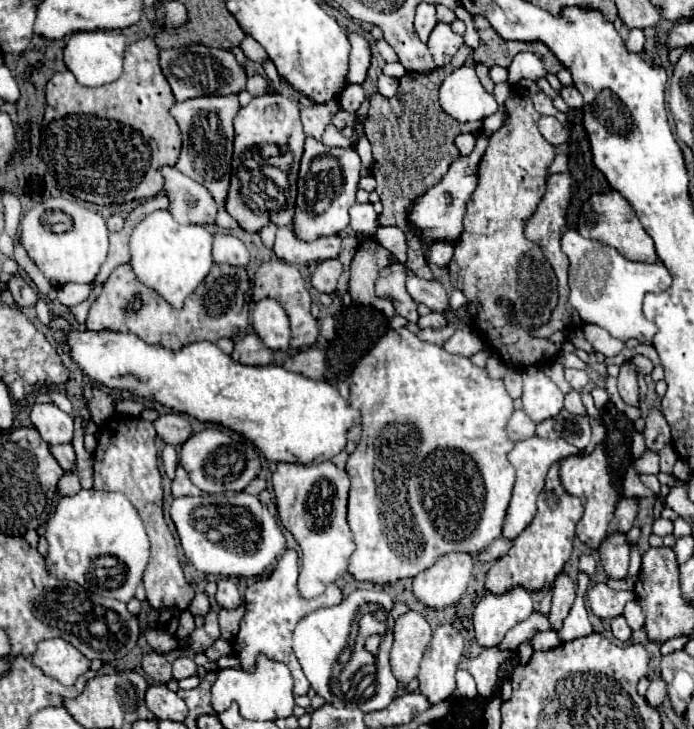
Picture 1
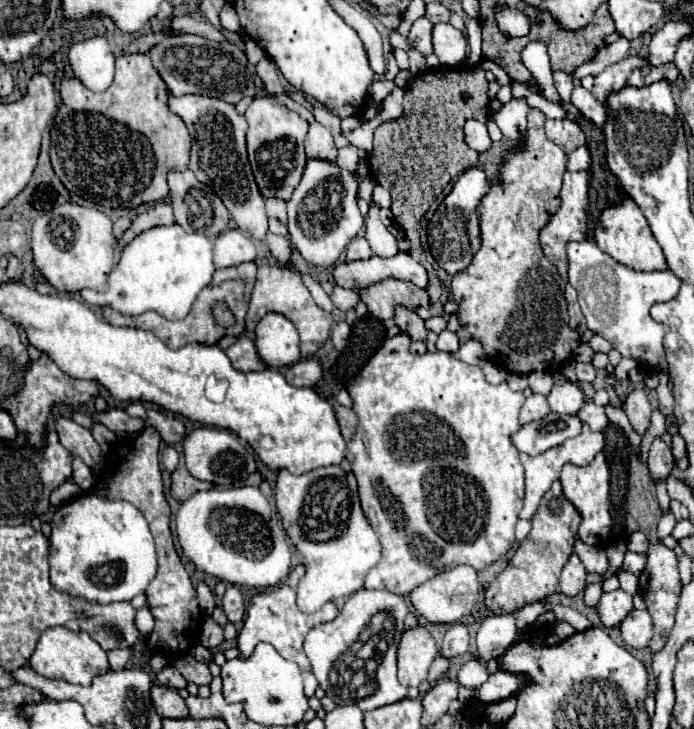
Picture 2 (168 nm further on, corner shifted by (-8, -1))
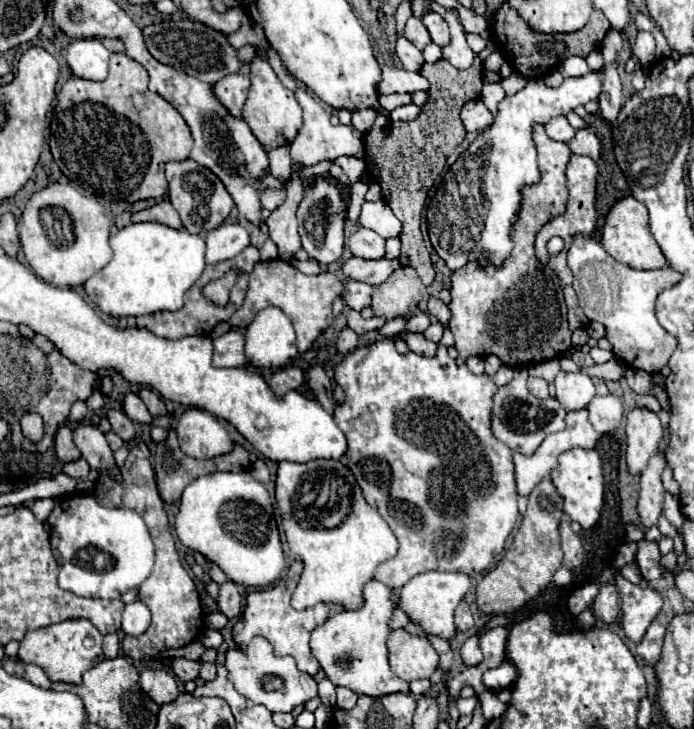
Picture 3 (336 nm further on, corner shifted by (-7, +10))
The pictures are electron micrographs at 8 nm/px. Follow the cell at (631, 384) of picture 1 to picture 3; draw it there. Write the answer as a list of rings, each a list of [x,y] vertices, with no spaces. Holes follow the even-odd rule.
[[[633,407],[627,413],[627,465],[631,473],[641,473],[659,447],[663,429],[659,417],[645,407]]]

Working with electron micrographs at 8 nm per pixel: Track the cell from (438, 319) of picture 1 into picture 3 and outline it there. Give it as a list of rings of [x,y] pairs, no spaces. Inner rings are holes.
[[[417,313],[417,315],[409,317],[409,321],[407,321],[405,329],[415,329],[415,331],[425,331],[425,329],[427,329],[429,325],[431,325],[431,319],[429,319],[429,315],[427,315],[427,313]]]

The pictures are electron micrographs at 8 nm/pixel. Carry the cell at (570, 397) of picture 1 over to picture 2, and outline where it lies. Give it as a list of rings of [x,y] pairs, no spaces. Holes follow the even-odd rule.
[[[586,402],[584,408],[580,410],[578,418],[580,418],[582,422],[586,422],[594,432],[596,432],[596,430],[604,430],[604,428],[608,426],[608,416],[606,416],[604,408],[596,406],[594,402]]]

